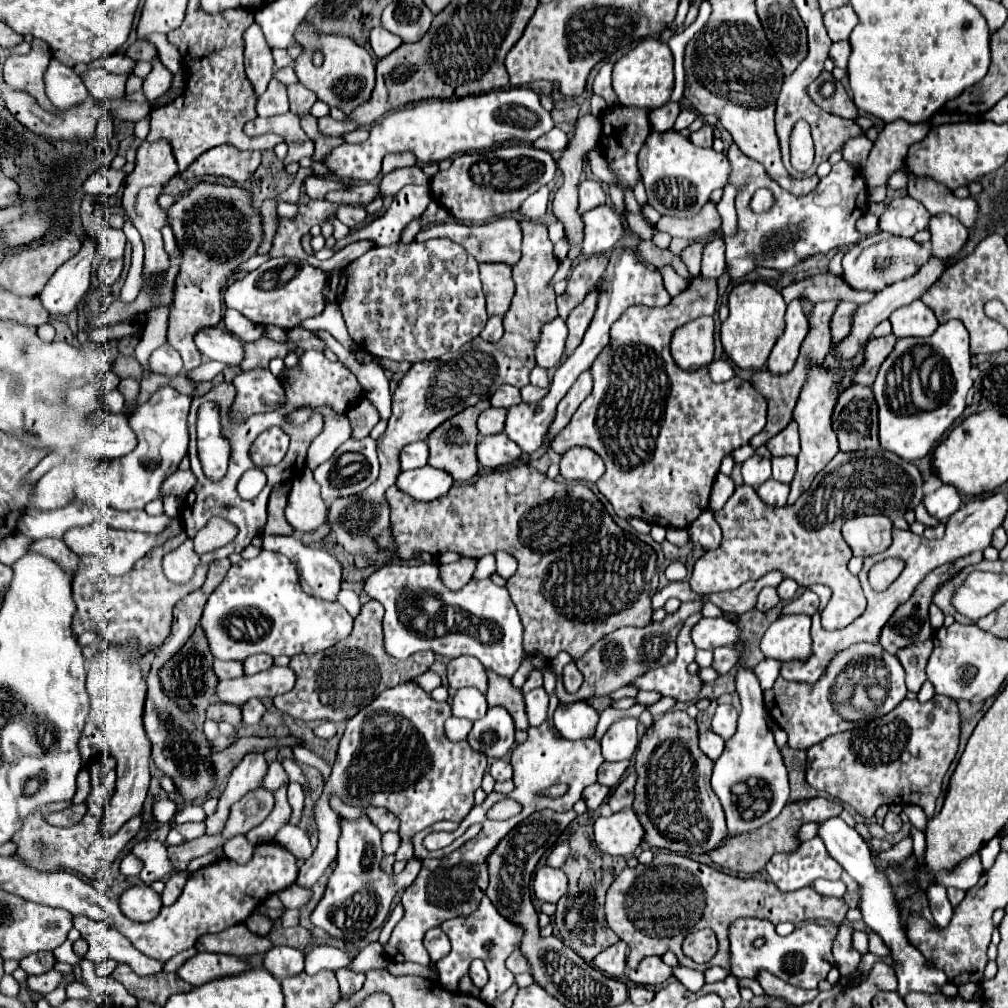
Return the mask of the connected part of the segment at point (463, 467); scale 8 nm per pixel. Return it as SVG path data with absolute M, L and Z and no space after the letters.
M482 400L476 406L470 406L456 414L454 418L446 420L442 426L438 426L430 436L428 436L428 448L430 448L430 458L428 464L434 468L442 468L456 482L466 482L472 476L478 474L478 458L476 458L476 444L478 444L478 428L476 428L476 418L482 410L490 408L490 400Z

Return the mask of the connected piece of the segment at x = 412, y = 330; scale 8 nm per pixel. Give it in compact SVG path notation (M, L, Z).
M446 238L374 246L340 274L338 306L350 338L362 350L410 364L460 350L488 322L478 262Z

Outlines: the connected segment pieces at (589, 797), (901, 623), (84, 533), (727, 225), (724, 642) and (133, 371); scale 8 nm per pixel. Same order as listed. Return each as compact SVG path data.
M598 782L592 784L592 786L588 786L584 790L584 802L586 802L588 810L596 810L608 798L608 792L610 792L610 788L606 788L606 786L598 784Z
M974 552L966 558L960 558L955 562L945 564L940 566L940 568L934 569L932 572L924 578L924 582L918 586L918 590L914 590L914 594L906 600L906 604L898 606L898 610L894 610L894 614L890 616L890 622L886 622L886 626L882 628L882 634L880 634L880 644L890 652L890 654L896 654L898 648L904 648L908 644L914 644L914 642L922 642L922 640L928 640L934 636L934 630L928 622L928 606L932 602L932 596L934 592L941 586L944 582L948 581L950 578L954 577L964 566L968 564L978 564L982 560L982 552Z
M176 518L170 528L158 536L154 534L144 534L144 532L126 532L126 530L116 530L104 522L94 522L94 524L88 524L88 526L76 526L76 528L70 528L66 534L64 534L64 544L78 556L82 554L94 554L98 556L108 574L110 576L122 576L122 574L128 574L132 568L134 568L134 562L138 562L152 546L158 546L162 542L166 542L170 536L178 534L182 530L182 524L180 520Z
M728 184L728 186L724 188L722 200L718 202L718 212L720 212L720 216L722 216L722 232L724 232L724 234L734 234L734 230L736 230L734 196L736 196L736 188Z
M724 616L720 618L702 618L690 632L696 648L710 650L720 646L732 646L740 638L738 624L728 622Z
M118 356L116 364L114 364L114 372L120 376L120 378L138 378L142 374L140 370L140 364L136 358L124 358L124 356Z

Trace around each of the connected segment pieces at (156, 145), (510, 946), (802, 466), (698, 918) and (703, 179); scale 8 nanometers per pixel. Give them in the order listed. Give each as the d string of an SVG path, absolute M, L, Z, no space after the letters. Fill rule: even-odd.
M158 140L158 142L142 142L142 146L138 148L136 154L136 168L132 174L128 174L126 178L126 188L124 188L124 196L122 196L122 206L126 210L126 214L130 216L132 224L136 226L136 230L142 236L144 248L146 248L146 256L144 256L144 276L146 280L150 280L156 274L162 274L170 268L170 258L164 252L164 242L162 242L162 226L166 224L166 210L162 210L158 206L158 196L164 188L164 184L168 180L172 180L178 174L178 164L174 162L170 144L166 140Z
M484 896L478 910L472 912L470 916L446 920L446 922L442 922L440 928L448 934L448 938L452 942L452 952L446 958L442 958L440 962L436 962L440 984L446 990L456 990L458 988L458 980L468 974L468 966L474 958L484 960L486 970L488 970L489 980L480 996L480 999L486 1004L491 1005L502 992L506 992L514 984L514 974L504 966L504 960L514 950L520 948L522 926L514 926L514 922L510 922L508 918L502 918L502 914L498 914L496 906L490 902L490 898Z
M822 364L810 366L810 374L806 376L806 382L798 396L798 404L794 408L794 420L800 430L800 454L798 454L798 470L790 484L792 490L790 490L788 504L794 504L798 496L810 488L814 476L840 452L838 438L832 428L832 412L838 396L848 388L848 384L852 384L852 378L858 372L858 368L860 366L842 366L836 370L830 370L830 368L824 368Z
M662 850L654 856L652 864L638 864L634 868L624 868L620 876L612 882L606 894L606 920L608 926L624 940L630 948L626 958L628 968L634 968L644 956L662 956L664 952L672 950L678 956L682 966L690 966L694 970L704 972L712 966L730 968L728 964L728 926L732 920L740 916L756 916L766 918L774 924L778 922L830 921L838 924L838 934L834 940L834 960L842 976L850 976L858 970L860 954L852 948L852 926L844 926L848 904L842 898L820 896L810 886L794 890L794 892L780 892L776 884L756 878L736 878L724 872L718 872L706 864L694 862L686 856ZM700 888L706 898L706 906L700 914ZM712 928L718 938L718 952L706 964L696 964L694 960L684 960L682 942L688 932Z
M668 130L662 134L652 132L646 138L638 154L638 170L642 174L650 206L668 216L694 216L708 202L712 190L728 184L730 166L724 154L718 154L712 148L694 146L676 130Z

